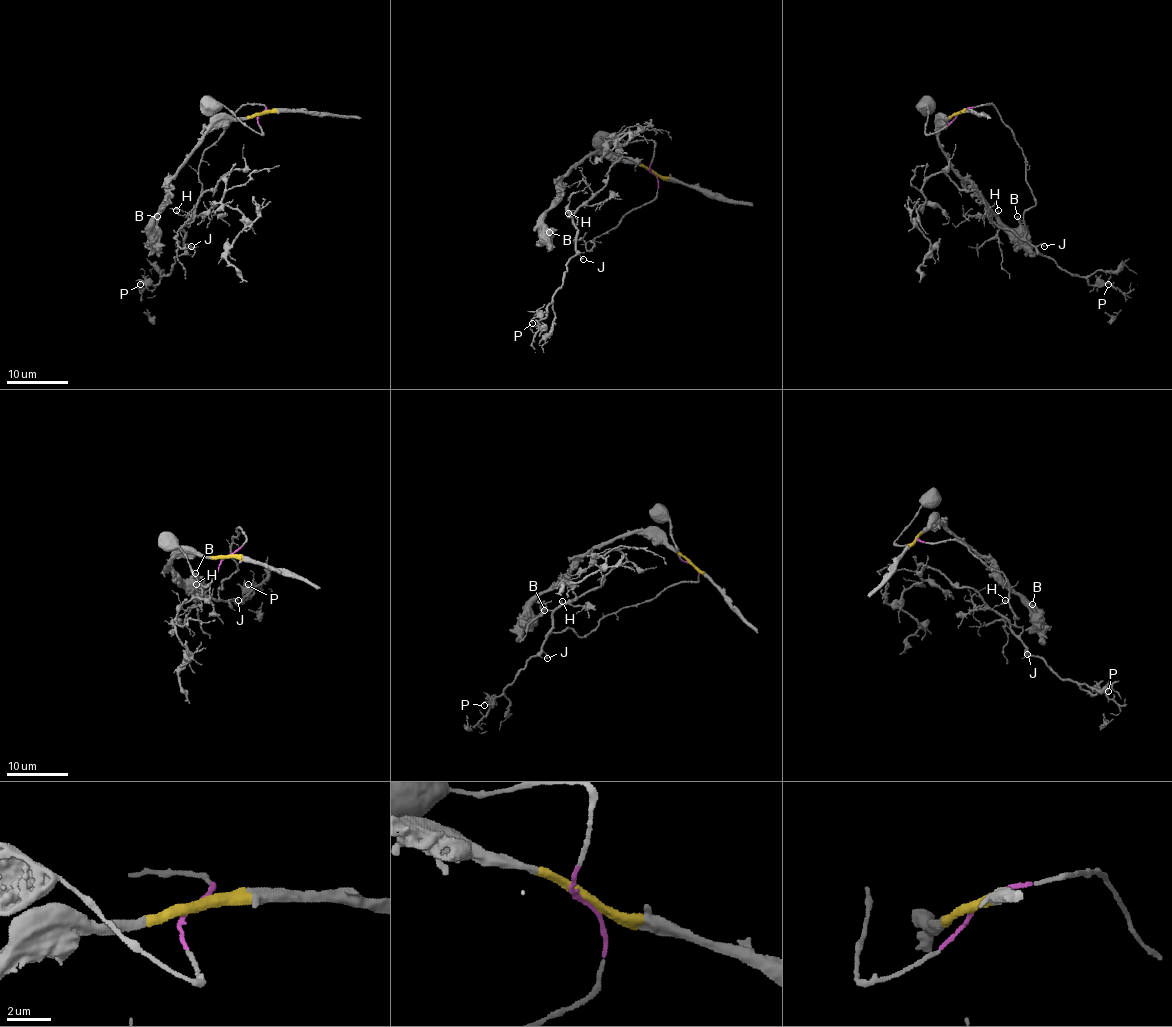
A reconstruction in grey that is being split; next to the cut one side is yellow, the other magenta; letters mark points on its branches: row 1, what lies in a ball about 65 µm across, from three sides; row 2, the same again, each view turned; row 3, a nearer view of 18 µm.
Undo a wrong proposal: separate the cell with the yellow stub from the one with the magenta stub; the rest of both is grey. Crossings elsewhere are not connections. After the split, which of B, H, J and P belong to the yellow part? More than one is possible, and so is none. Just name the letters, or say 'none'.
B

